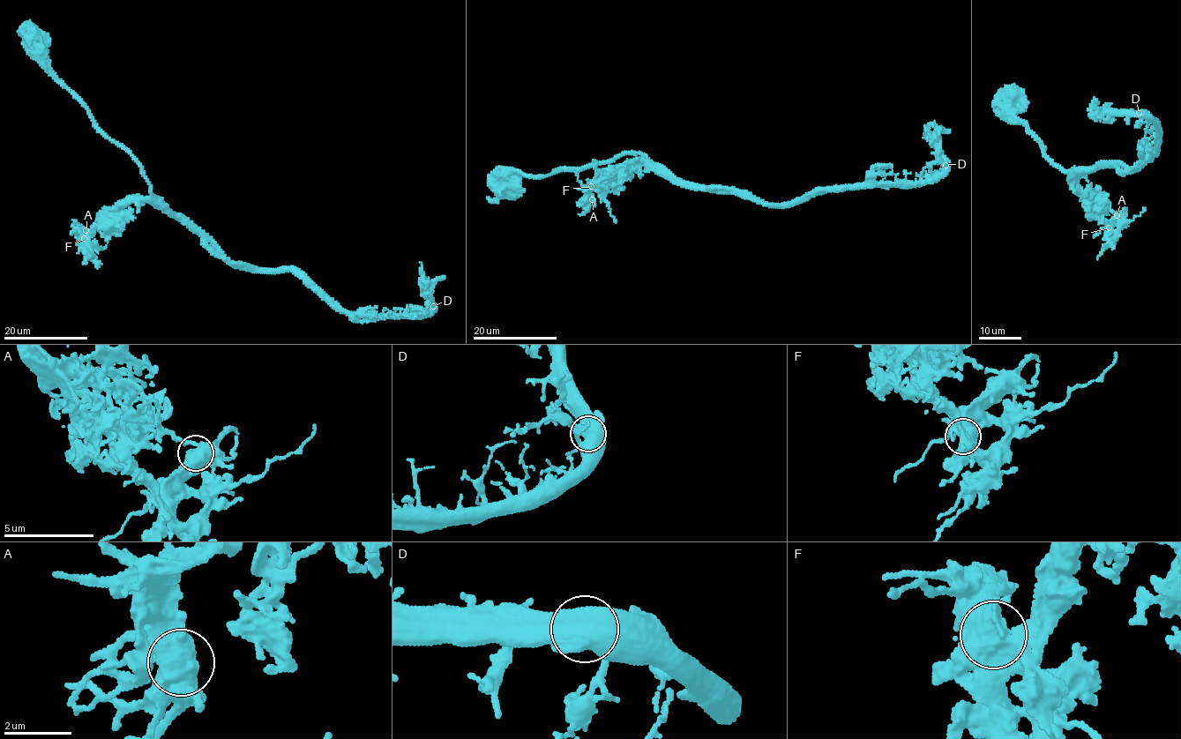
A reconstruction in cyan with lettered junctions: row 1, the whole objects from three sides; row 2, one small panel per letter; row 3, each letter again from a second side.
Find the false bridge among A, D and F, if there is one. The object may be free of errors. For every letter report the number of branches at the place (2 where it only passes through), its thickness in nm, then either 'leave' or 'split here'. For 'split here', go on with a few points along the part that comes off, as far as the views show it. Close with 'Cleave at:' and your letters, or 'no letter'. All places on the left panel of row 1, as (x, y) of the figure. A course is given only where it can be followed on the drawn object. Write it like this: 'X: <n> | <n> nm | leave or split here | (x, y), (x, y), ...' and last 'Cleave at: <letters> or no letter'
A: 2 | 700 nm | leave
D: 3 | 650 nm | split here | (433, 305), (399, 317), (344, 313), (291, 272), (235, 267), (148, 200), (108, 212), (85, 245), (106, 247)
F: 3 | 600 nm | leave
Cleave at: D

